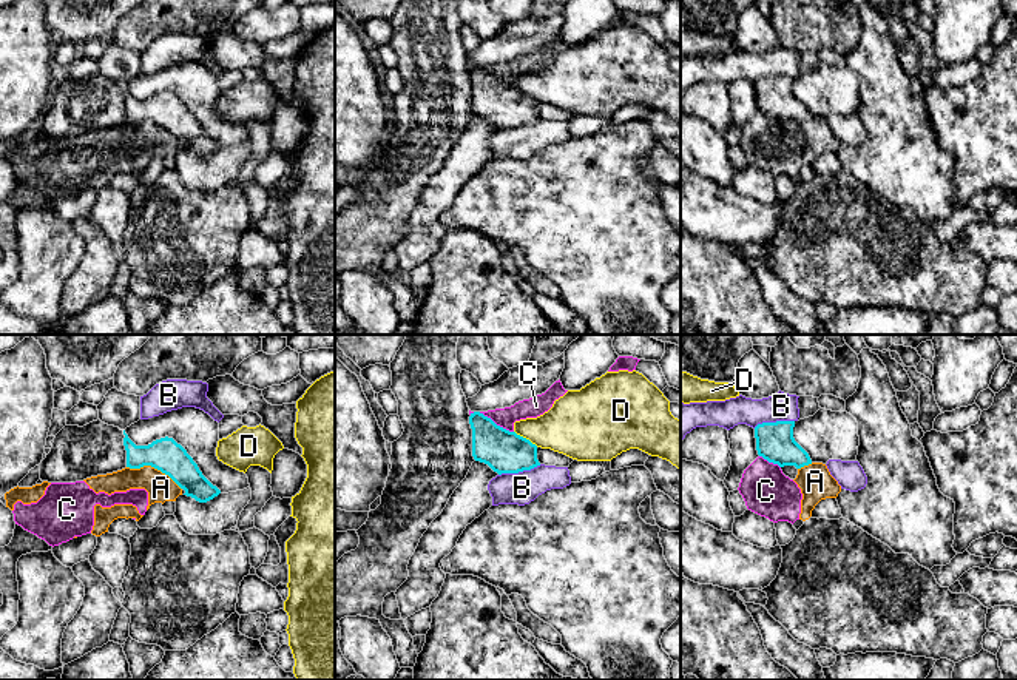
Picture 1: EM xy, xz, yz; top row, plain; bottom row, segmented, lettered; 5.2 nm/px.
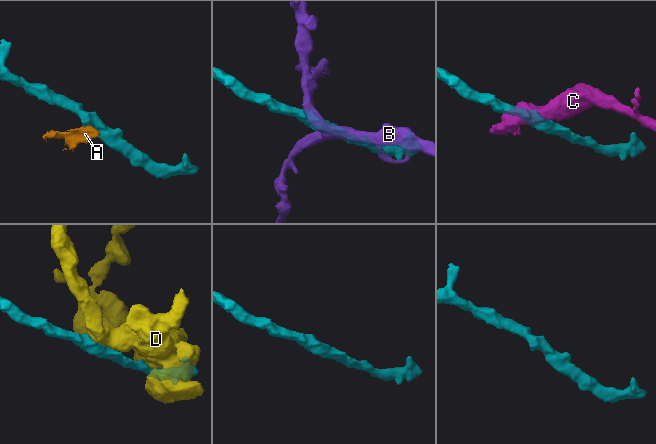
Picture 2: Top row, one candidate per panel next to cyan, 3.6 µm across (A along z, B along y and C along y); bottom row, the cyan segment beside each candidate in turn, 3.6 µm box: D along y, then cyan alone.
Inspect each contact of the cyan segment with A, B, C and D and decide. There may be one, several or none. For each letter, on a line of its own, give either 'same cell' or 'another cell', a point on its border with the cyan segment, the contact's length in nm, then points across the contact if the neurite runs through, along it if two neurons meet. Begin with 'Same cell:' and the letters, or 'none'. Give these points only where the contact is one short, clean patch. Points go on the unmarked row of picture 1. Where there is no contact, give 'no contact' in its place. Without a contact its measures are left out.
Same cell: none
A: another cell | xy (155, 122) | 320 nm | along xy (127, 121), (153, 121), (181, 144)
B: another cell | xz (519, 125) | 240 nm
C: another cell | xz (494, 77) | 220 nm | along xz (479, 67), (513, 87)
D: another cell | xz (525, 93) | 150 nm

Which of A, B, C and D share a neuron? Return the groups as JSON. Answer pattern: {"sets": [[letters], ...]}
{"sets": [["A", "C"], ["B"], ["D"]]}

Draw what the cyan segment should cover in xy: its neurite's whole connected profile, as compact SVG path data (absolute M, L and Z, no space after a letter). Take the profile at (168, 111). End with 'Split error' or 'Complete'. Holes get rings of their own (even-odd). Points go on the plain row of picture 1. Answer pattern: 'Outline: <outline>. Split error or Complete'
Outline: M123 85L123 100L127 105L127 122L140 123L151 120L168 130L184 150L199 157L207 157L218 151L221 145L213 140L199 125L198 119L173 93L160 93L148 100L136 100Z. Complete

